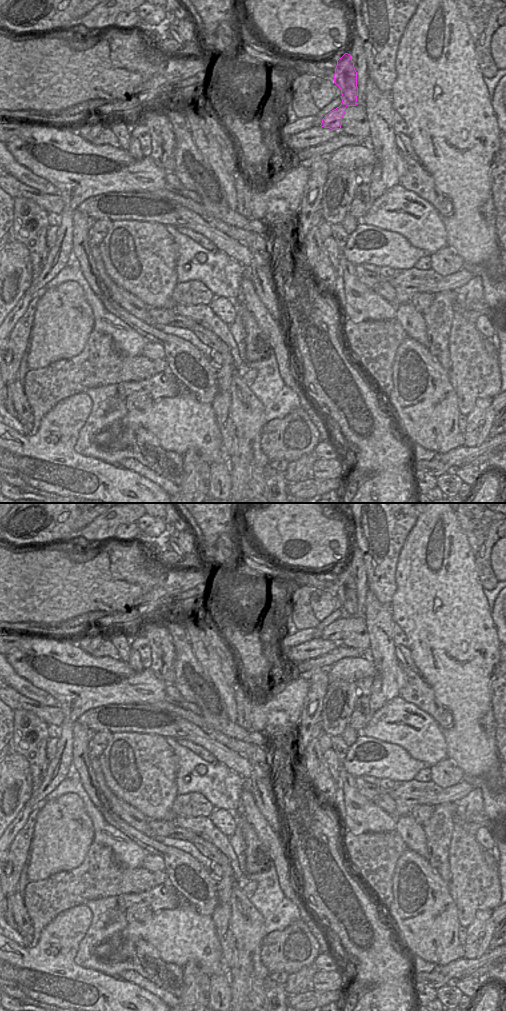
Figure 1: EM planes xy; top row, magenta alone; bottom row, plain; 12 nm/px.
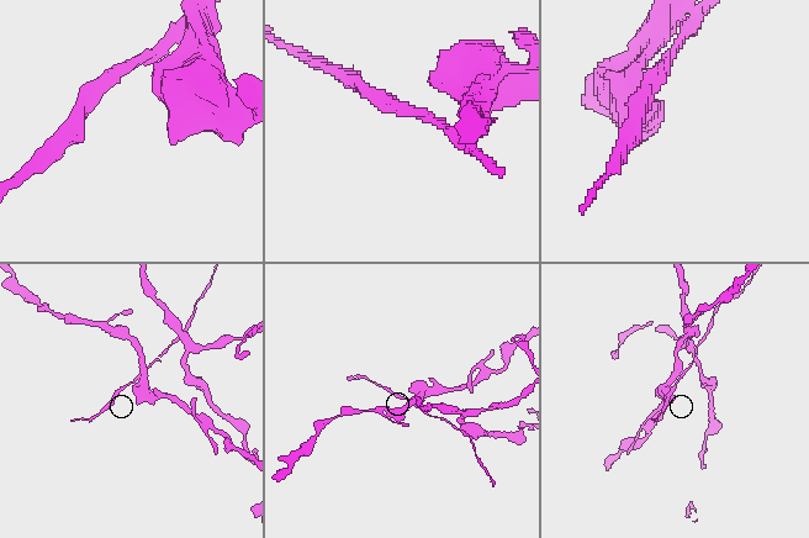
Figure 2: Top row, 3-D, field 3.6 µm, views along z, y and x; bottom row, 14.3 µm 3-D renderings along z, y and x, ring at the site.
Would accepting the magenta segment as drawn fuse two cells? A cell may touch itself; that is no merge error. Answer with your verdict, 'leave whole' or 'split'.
split

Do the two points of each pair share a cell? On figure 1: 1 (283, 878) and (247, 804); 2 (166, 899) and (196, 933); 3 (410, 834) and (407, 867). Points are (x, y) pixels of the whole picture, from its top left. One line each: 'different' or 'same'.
1: same
2: different
3: different

